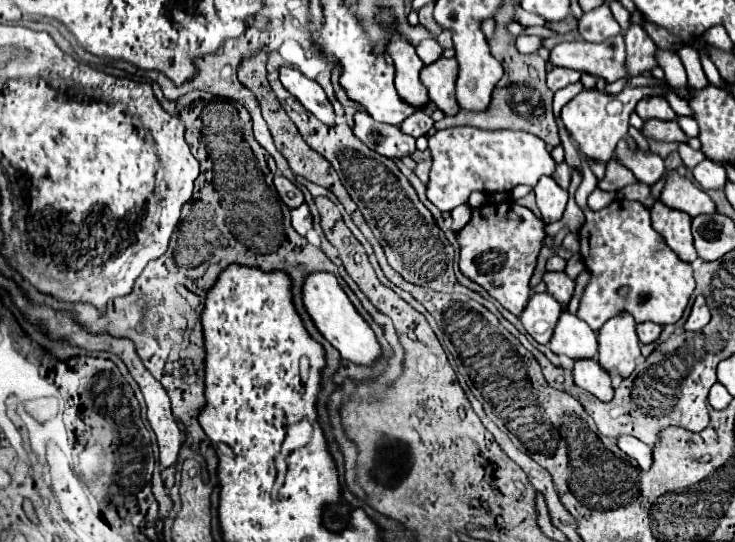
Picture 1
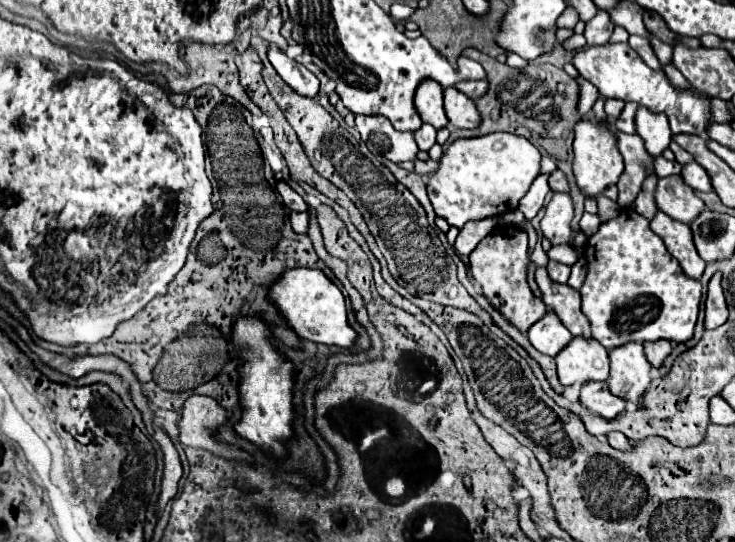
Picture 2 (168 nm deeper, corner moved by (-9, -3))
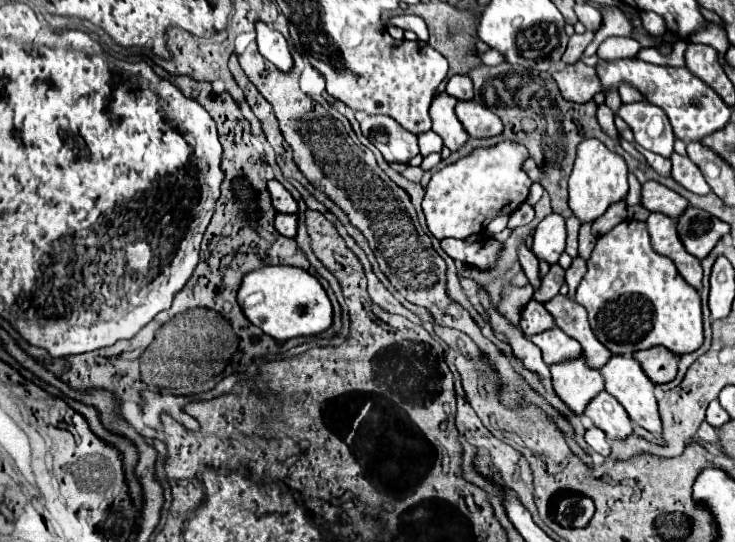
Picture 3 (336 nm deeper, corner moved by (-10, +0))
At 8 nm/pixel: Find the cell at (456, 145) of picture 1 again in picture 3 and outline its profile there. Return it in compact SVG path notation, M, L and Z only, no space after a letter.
M498 143L490 149L476 149L472 155L436 171L426 187L422 211L430 233L442 241L446 237L468 239L482 233L496 215L510 215L524 203L530 191L530 177L522 171L528 151L518 143Z

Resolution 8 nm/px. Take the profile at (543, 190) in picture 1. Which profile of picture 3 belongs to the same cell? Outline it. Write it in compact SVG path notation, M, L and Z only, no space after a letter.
M550 213L538 223L534 231L532 253L538 257L538 261L546 261L548 265L554 265L564 253L564 247L566 247L564 219L556 213Z

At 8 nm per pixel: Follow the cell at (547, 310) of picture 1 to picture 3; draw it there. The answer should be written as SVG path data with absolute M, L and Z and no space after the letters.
M558 327L538 333L530 339L534 345L540 347L542 359L546 365L556 365L568 359L576 359L580 355L580 345L572 337L566 337Z

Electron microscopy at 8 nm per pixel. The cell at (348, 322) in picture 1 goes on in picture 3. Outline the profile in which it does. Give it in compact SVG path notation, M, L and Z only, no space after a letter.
M260 267L242 277L238 305L246 319L266 335L286 341L298 335L314 335L332 325L332 303L316 277L298 267Z

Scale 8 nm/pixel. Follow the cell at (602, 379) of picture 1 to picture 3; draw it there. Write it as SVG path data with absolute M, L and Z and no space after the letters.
M602 391L594 401L590 401L590 409L586 413L590 421L606 433L608 439L628 439L632 435L632 421L626 417L626 411L614 397L610 397L606 391Z

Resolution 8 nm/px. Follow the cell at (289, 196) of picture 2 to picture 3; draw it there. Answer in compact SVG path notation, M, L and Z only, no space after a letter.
M268 181L268 191L270 191L270 199L272 199L272 207L278 211L278 213L296 213L298 211L298 205L296 201L292 199L292 195L276 181Z

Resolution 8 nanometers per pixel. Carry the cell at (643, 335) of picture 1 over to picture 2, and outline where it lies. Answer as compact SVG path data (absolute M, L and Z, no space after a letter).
M655 340L655 342L645 342L645 356L647 360L659 368L661 362L665 360L665 356L671 352L671 342L669 340Z

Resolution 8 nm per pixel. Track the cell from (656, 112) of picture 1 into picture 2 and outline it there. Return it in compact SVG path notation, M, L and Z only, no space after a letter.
M639 108L635 114L635 124L637 124L637 134L643 138L649 154L659 156L669 146L673 134L665 114L651 112L649 108Z

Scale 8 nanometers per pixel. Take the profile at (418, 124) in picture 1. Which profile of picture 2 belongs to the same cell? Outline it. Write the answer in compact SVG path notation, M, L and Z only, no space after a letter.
M423 124L419 130L413 132L415 134L415 142L419 146L419 150L429 150L433 144L435 144L435 136L437 136L437 130L431 128L431 124Z

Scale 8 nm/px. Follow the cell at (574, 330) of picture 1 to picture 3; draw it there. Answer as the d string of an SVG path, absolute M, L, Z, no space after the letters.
M578 357L578 361L566 361L564 365L552 365L550 373L556 395L576 415L582 415L588 403L604 389L600 371L586 369L586 365L582 365L582 357Z

